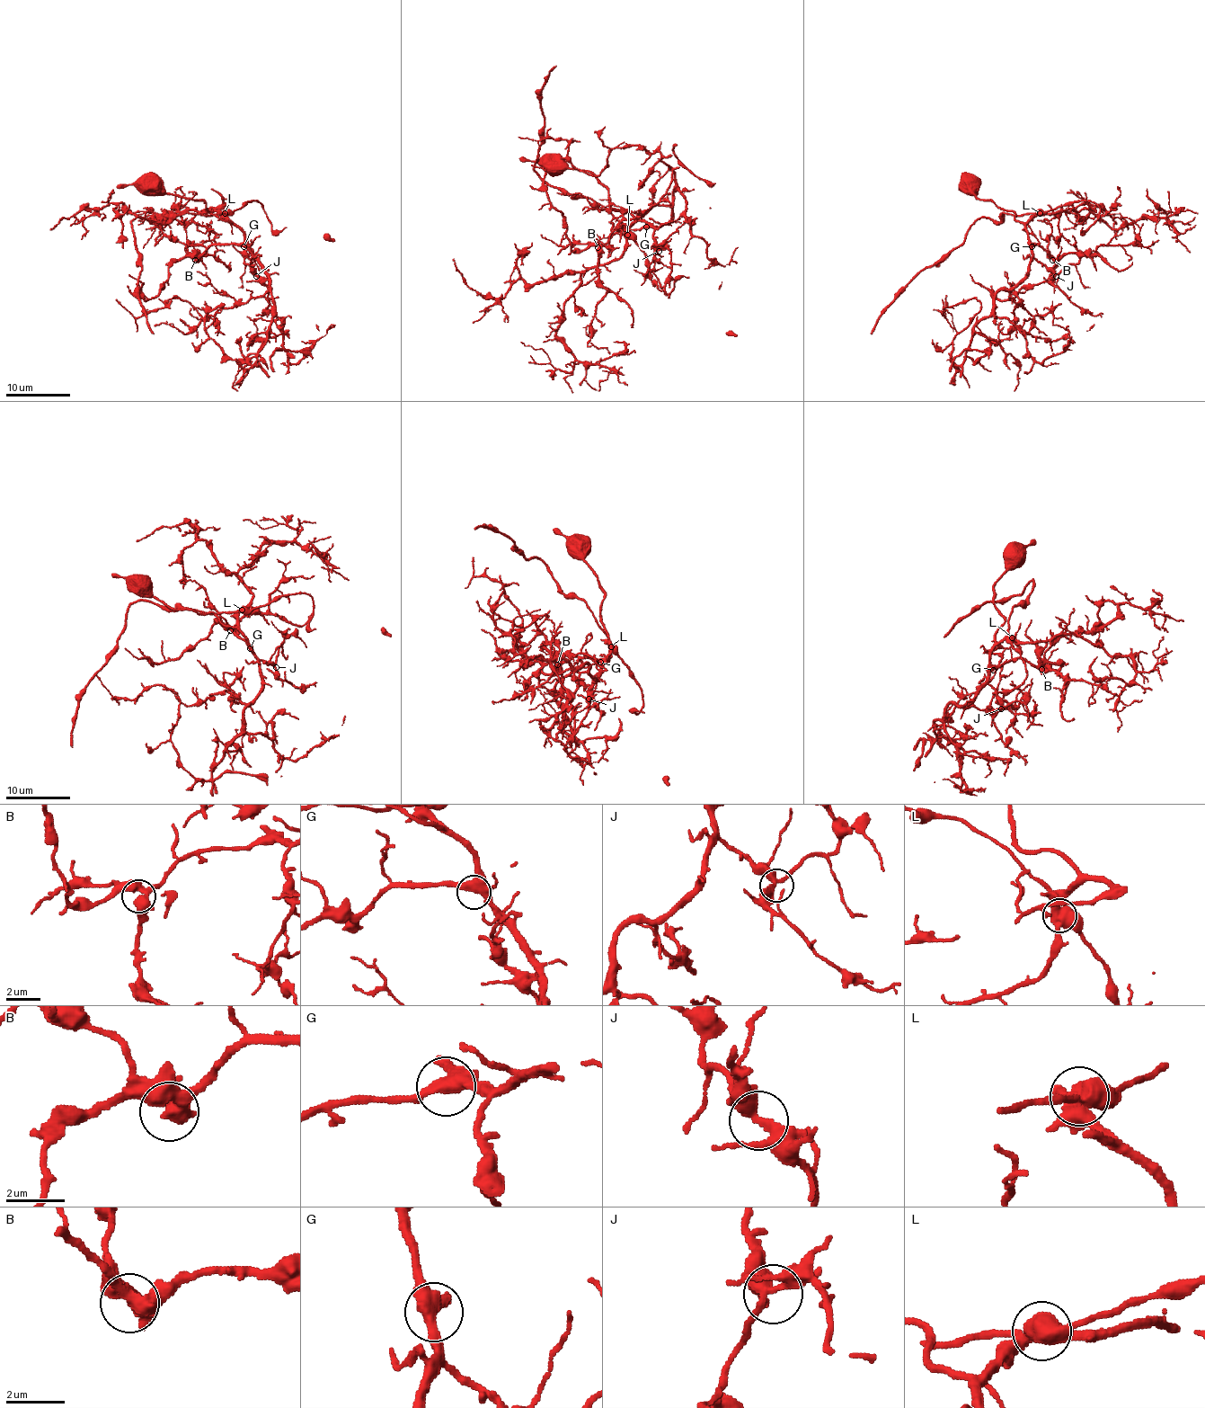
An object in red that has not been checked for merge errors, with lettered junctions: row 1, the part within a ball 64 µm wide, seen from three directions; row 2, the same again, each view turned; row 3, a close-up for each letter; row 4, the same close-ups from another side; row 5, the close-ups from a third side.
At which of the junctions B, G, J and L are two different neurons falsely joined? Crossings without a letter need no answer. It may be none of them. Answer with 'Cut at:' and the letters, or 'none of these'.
Cut at: L

